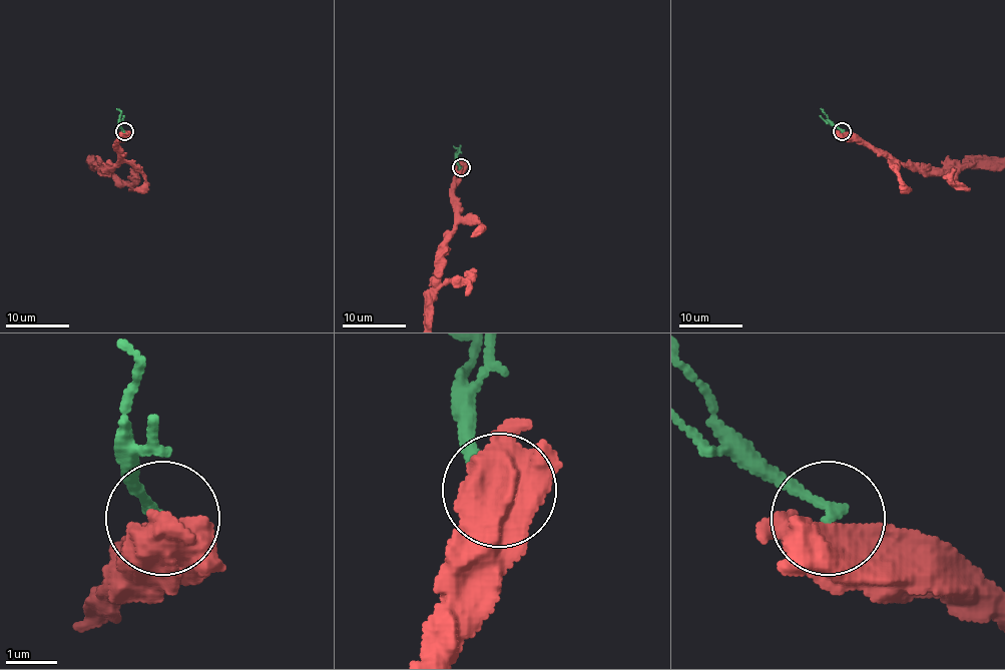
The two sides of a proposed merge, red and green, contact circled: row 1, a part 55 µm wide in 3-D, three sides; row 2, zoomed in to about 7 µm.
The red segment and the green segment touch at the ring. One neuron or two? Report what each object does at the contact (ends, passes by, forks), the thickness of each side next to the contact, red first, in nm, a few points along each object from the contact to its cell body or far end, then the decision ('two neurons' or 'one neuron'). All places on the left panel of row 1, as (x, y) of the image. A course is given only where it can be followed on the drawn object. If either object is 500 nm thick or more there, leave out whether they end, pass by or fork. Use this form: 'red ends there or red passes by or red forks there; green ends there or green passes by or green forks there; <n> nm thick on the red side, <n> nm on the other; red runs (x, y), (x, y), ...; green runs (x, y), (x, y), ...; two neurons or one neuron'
650 nm thick on the red side, 180 nm on the other; green runs (124, 131), (119, 120), (121, 112), (116, 108); two neurons

